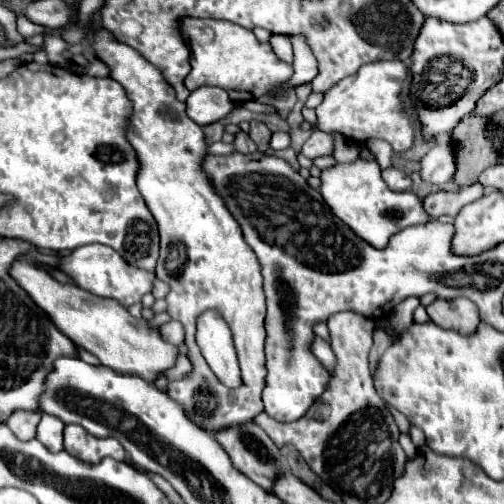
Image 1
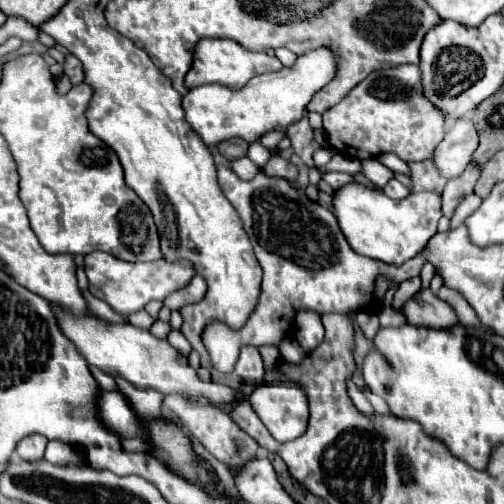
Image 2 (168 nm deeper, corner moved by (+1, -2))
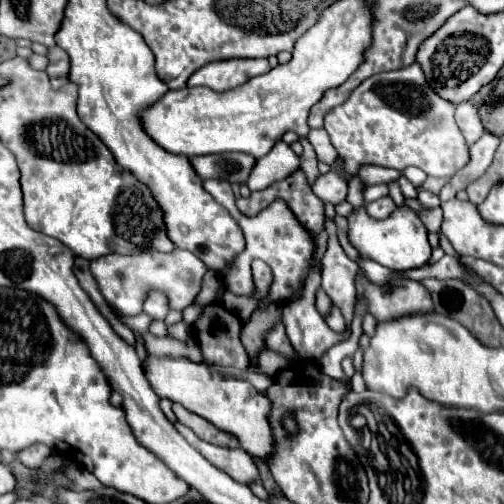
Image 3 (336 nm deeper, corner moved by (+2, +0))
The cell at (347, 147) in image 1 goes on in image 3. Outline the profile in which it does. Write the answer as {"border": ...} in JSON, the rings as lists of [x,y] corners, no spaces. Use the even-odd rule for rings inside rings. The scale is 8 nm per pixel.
{"border":[[[389,196],[365,204],[365,212],[367,212],[371,218],[375,218],[375,220],[385,220],[387,216],[391,216],[393,210],[395,210],[395,204],[393,204],[393,200],[391,200]]]}

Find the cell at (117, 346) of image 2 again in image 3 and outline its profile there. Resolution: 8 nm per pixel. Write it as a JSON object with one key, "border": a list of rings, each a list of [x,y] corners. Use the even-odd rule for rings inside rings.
{"border":[[[153,356],[147,358],[145,374],[159,398],[169,398],[189,412],[205,418],[219,430],[235,436],[239,440],[239,446],[253,458],[269,462],[269,458],[275,454],[275,436],[269,424],[271,400],[265,394],[257,392],[249,382],[223,376],[207,364],[191,364],[189,360],[169,360]]]}

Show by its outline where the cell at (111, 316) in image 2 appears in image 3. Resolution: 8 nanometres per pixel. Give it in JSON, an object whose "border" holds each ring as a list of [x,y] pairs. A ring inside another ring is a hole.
{"border":[[[149,332],[143,334],[147,352],[151,356],[171,356],[171,358],[187,358],[195,364],[203,362],[203,354],[197,340],[191,336],[186,341],[179,341],[175,338],[155,338]]]}

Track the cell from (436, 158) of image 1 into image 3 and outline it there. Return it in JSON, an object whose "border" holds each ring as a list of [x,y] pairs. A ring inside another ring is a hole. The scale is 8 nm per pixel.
{"border":[[[471,100],[457,106],[455,120],[457,120],[457,126],[461,128],[461,132],[463,132],[469,146],[475,144],[481,138],[481,134],[485,132],[483,124],[479,120],[479,114],[475,112],[475,104],[471,104]]]}

